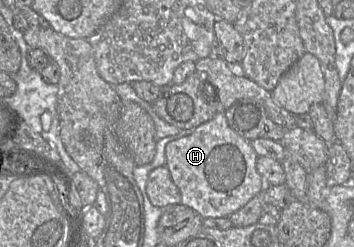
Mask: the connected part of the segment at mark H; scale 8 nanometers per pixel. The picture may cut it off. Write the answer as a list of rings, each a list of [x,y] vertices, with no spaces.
[[[218,112],[191,134],[167,143],[165,156],[165,166],[181,193],[180,203],[195,210],[203,219],[229,218],[265,190],[265,183],[256,167],[257,154],[250,142],[229,126],[224,112]]]

